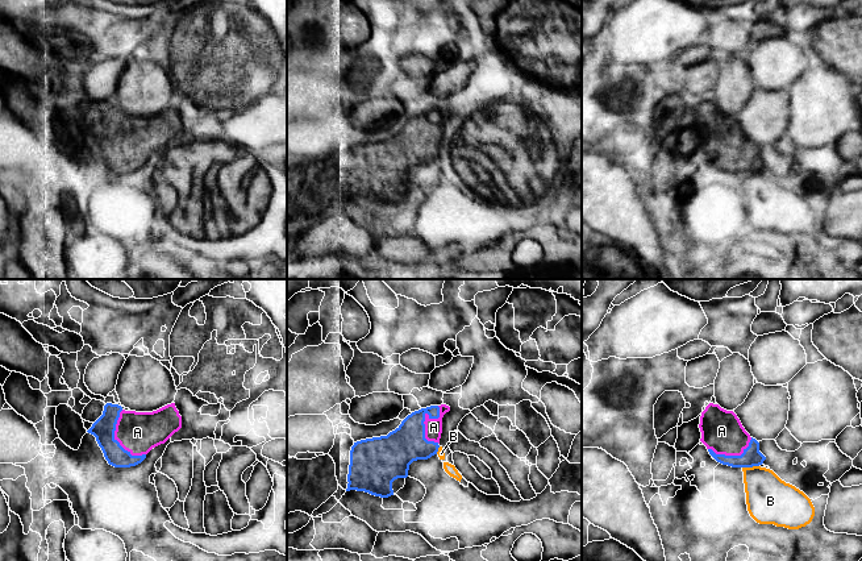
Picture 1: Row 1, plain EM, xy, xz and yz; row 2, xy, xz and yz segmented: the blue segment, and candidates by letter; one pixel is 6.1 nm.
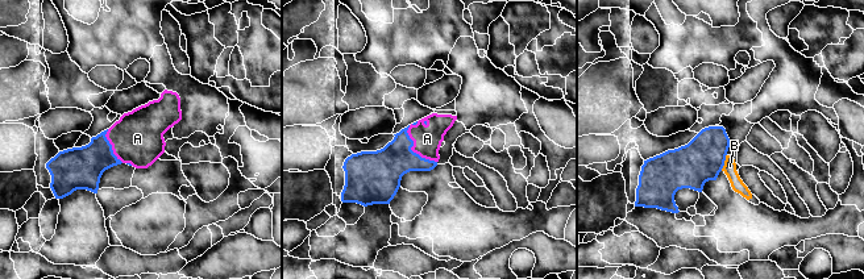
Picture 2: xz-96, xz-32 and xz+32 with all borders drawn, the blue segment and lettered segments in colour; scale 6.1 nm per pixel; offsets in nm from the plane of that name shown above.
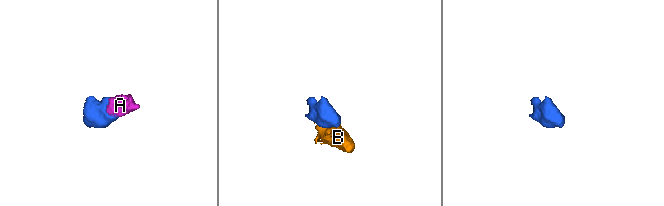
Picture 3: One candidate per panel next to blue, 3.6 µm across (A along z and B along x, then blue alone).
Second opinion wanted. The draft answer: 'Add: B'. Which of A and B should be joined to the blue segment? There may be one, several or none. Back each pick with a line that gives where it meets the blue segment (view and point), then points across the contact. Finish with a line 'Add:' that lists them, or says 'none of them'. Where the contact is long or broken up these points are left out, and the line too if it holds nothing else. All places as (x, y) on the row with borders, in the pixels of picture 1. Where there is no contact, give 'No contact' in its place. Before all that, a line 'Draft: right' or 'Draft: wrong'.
Draft: wrong
A: Touches blue at xz (424, 420). Path across: xz (396, 451), (424, 420), (433, 427)
Add: A

